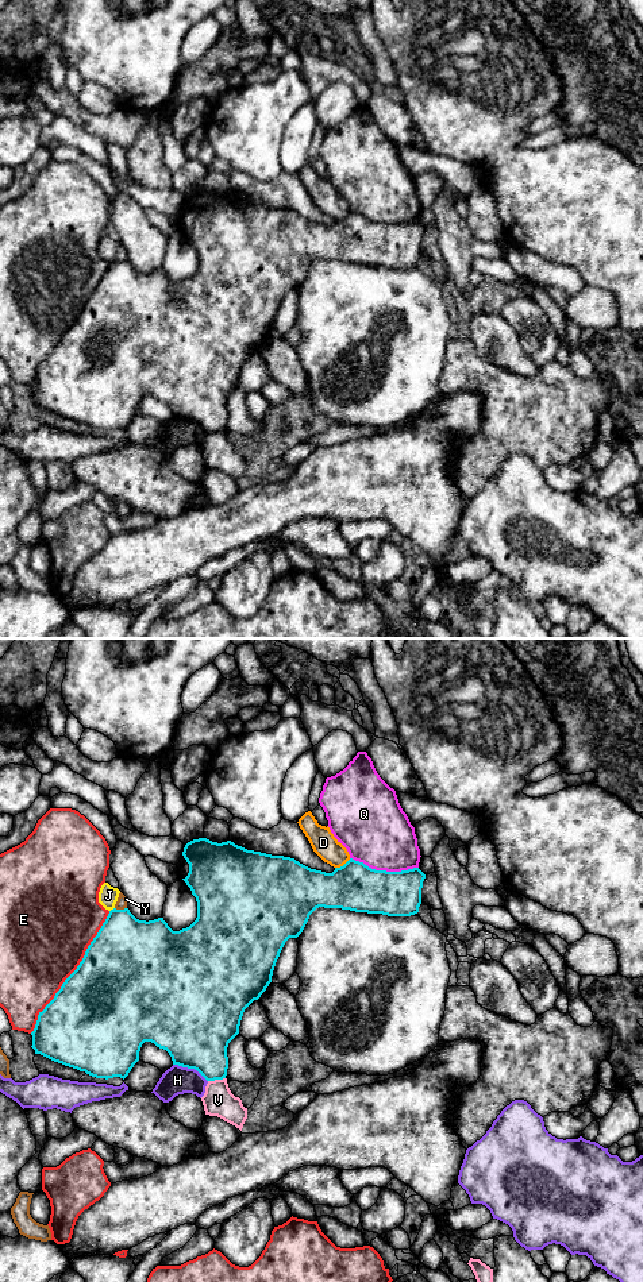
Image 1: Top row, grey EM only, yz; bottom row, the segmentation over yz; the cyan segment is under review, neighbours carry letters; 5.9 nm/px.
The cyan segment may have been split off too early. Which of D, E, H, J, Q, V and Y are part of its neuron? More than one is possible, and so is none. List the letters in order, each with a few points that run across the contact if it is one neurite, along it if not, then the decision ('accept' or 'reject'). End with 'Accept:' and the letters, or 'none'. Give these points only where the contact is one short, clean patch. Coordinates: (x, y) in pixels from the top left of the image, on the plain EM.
D: reject
E: reject
H: reject
J: reject
Q: reject
V: yz (224, 429), (208, 433) | reject
Y: reject
Accept: none

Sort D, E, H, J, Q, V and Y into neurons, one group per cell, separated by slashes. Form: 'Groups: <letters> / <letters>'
Groups: D / E / H / J / Q / V / Y

